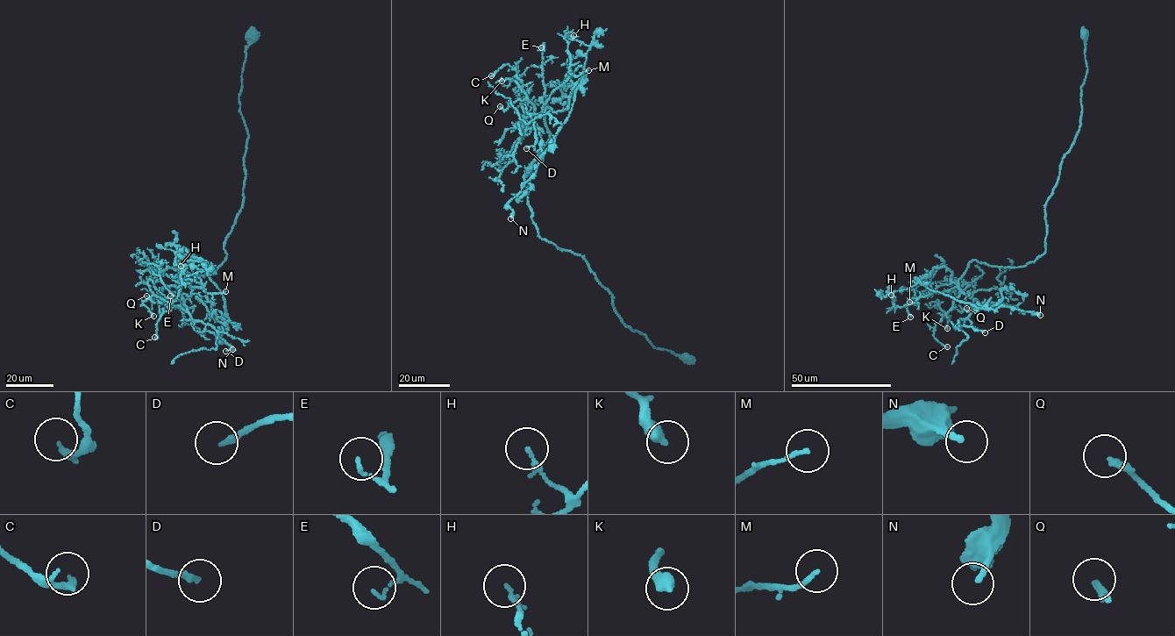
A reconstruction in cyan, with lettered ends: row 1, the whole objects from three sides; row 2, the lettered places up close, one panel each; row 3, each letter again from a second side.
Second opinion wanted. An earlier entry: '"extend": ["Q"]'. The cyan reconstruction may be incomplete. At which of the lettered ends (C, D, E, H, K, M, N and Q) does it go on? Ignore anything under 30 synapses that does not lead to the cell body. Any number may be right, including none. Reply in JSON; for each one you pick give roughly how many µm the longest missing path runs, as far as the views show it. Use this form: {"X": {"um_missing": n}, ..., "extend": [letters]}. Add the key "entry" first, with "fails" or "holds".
{"entry": "fails", "extend": []}

